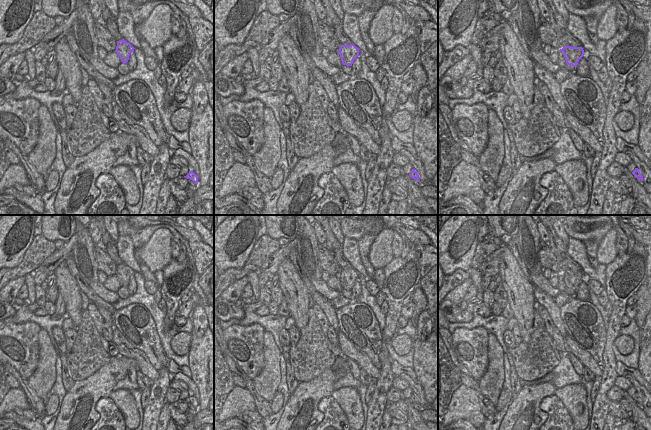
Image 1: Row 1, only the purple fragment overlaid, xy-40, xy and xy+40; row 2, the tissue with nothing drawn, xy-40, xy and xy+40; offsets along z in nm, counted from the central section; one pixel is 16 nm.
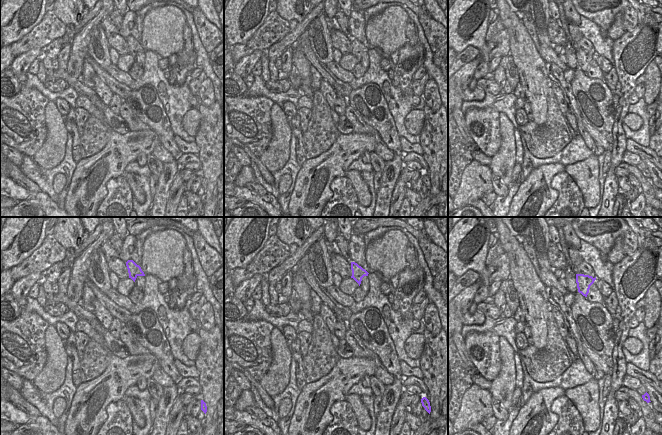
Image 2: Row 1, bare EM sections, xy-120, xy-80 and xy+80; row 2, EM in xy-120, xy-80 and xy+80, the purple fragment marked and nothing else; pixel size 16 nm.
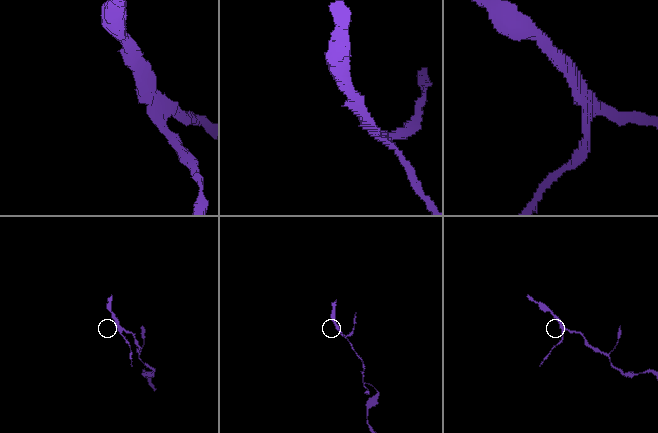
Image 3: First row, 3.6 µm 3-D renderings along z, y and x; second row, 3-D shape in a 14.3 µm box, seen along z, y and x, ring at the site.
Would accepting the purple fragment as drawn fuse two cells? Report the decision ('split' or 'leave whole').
split

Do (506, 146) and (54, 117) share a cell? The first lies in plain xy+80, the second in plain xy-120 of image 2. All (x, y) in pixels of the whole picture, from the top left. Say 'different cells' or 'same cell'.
same cell

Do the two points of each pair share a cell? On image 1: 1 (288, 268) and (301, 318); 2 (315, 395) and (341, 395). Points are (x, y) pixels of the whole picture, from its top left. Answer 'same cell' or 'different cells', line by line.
1: same cell
2: different cells

